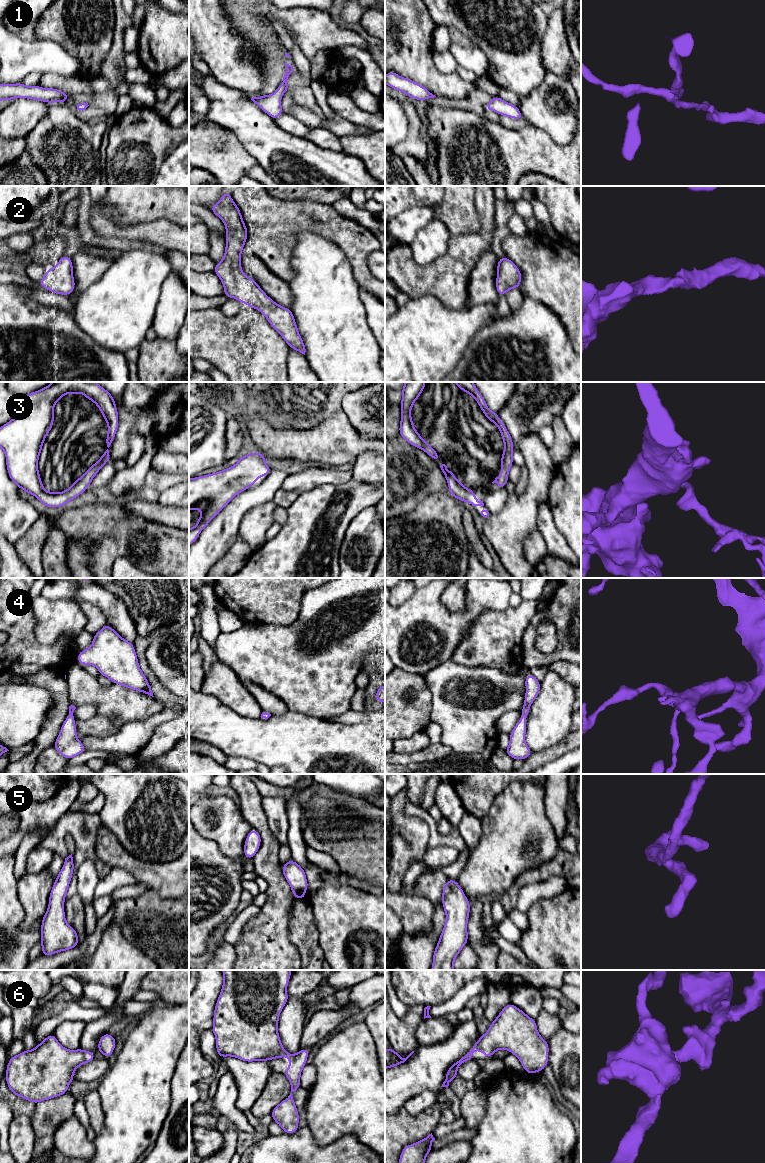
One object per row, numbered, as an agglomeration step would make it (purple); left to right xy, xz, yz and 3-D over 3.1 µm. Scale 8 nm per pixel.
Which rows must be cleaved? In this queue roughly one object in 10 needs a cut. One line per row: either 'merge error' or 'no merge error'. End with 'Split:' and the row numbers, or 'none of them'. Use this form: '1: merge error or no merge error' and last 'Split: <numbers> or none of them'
1: no merge error
2: no merge error
3: no merge error
4: no merge error
5: no merge error
6: no merge error
Split: none of them

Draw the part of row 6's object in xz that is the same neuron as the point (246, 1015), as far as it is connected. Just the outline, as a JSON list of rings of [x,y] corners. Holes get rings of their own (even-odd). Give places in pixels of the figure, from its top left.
[[[222,970],[224,982],[215,1004],[212,1032],[216,1037],[216,1050],[222,1059],[232,1056],[245,1062],[269,1061],[287,1057],[289,1067],[283,1072],[291,1084],[291,1093],[271,1112],[273,1121],[278,1123],[284,1133],[293,1134],[300,1120],[292,1092],[301,1087],[300,1076],[306,1065],[309,1048],[289,1054],[282,1046],[279,1033],[279,1015],[289,996],[286,988],[292,975],[290,970]]]

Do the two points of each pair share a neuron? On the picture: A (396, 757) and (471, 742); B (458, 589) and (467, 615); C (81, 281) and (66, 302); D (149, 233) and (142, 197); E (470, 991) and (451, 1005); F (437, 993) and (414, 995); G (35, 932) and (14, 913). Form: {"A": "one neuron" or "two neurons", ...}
{"A": "two neurons", "B": "two neurons", "C": "two neurons", "D": "two neurons", "E": "one neuron", "F": "one neuron", "G": "one neuron"}

